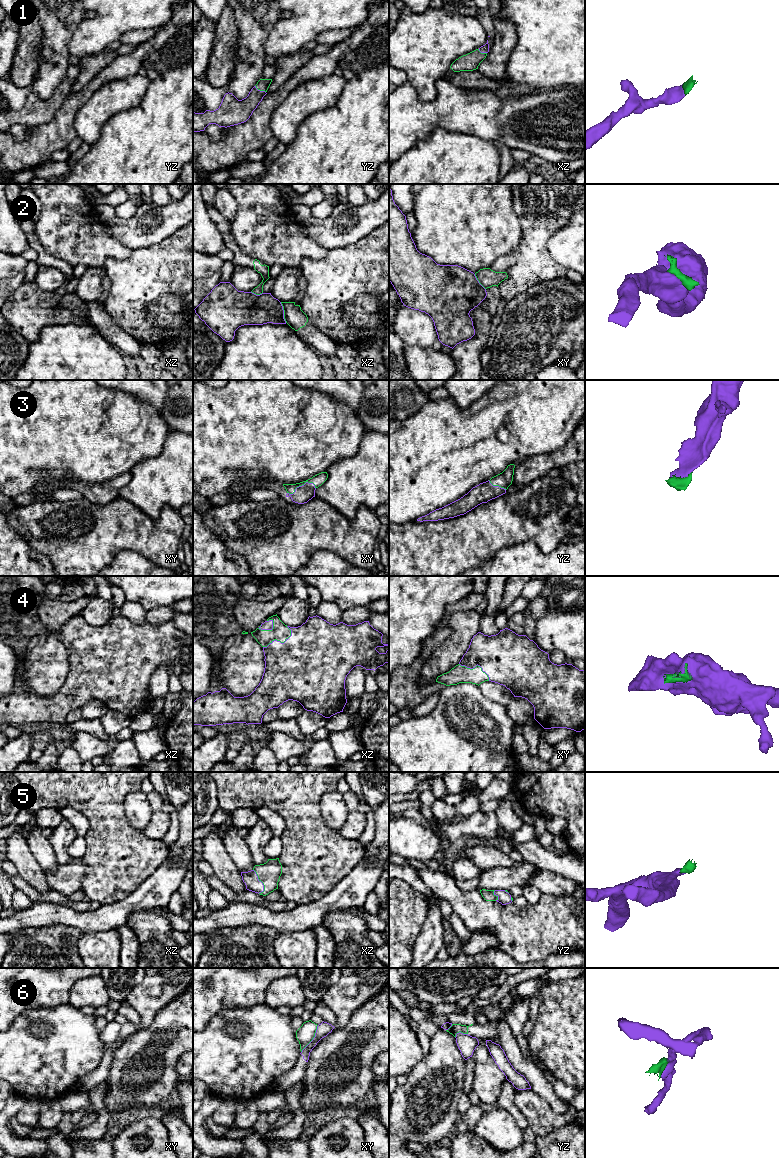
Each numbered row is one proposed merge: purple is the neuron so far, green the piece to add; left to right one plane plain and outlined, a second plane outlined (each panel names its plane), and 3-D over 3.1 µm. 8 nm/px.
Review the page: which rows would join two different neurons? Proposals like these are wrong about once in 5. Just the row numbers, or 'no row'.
2, 6

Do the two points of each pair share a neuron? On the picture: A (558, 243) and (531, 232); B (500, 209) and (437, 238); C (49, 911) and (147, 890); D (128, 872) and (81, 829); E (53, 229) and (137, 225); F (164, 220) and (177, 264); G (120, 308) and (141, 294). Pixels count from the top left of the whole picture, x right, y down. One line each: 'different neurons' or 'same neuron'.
A: different neurons
B: same neuron
C: same neuron
D: different neurons
E: different neurons
F: different neurons
G: same neuron

